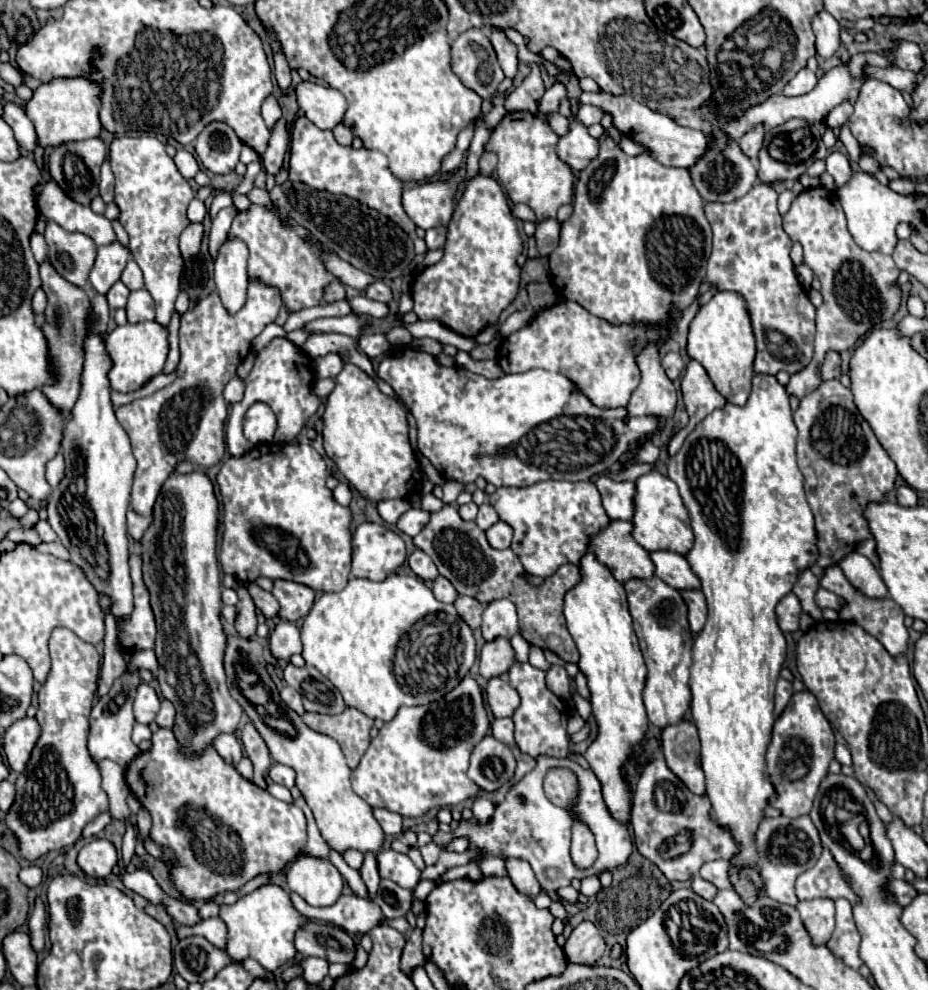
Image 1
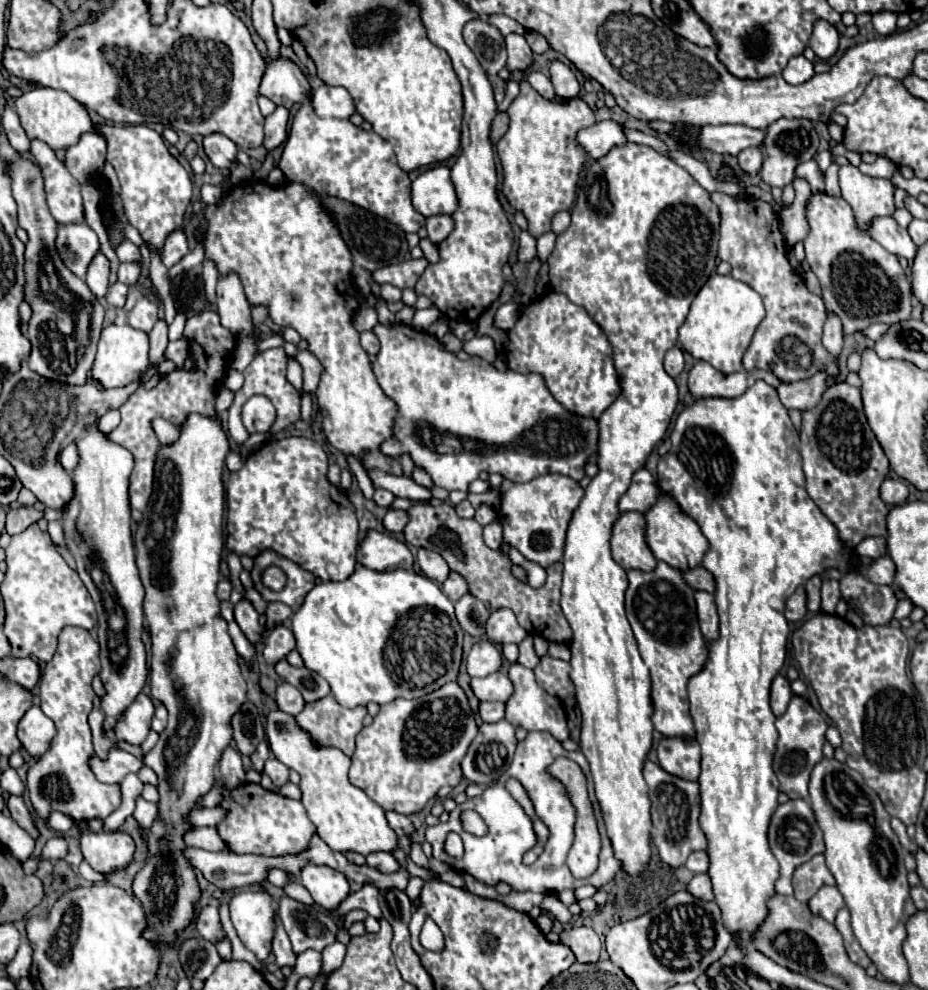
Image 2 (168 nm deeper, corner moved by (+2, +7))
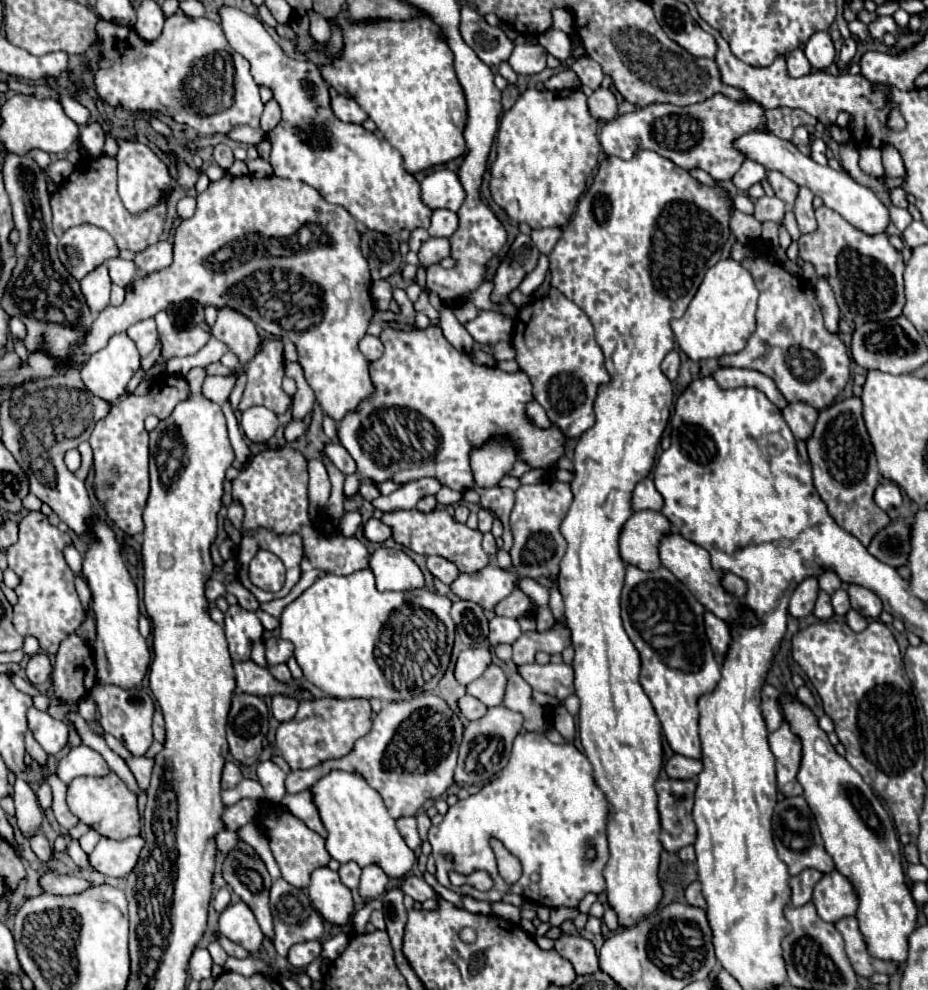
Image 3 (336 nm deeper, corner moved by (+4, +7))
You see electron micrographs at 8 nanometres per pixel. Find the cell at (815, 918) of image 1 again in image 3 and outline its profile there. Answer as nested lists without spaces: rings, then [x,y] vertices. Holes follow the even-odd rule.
[[[837,870],[823,874],[813,888],[813,904],[825,922],[837,922],[845,916],[853,916],[859,906],[853,884]]]

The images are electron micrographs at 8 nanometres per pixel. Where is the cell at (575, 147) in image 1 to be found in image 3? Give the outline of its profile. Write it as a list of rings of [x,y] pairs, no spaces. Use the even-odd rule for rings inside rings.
[[[713,94],[705,102],[675,106],[675,104],[649,104],[637,108],[635,112],[617,116],[607,122],[599,134],[599,142],[605,154],[631,160],[639,150],[657,152],[663,158],[669,158],[673,164],[693,170],[705,170],[715,182],[725,182],[735,176],[735,172],[745,162],[745,154],[739,152],[733,144],[747,132],[769,132],[765,120],[765,108],[755,100],[733,100],[723,94]]]

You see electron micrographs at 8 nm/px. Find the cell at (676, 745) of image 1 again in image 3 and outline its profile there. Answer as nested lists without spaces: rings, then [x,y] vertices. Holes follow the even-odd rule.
[[[675,754],[673,758],[667,760],[665,764],[665,772],[669,778],[679,778],[679,780],[691,780],[695,778],[699,772],[703,770],[701,760],[693,760],[693,758],[685,758]]]

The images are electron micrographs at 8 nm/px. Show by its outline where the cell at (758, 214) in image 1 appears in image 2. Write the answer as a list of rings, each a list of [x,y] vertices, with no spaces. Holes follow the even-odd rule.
[[[711,192],[711,200],[721,216],[719,260],[731,264],[731,276],[749,284],[763,298],[767,310],[743,356],[745,370],[771,370],[781,382],[795,382],[809,378],[819,366],[827,366],[829,378],[833,378],[837,374],[837,358],[831,358],[821,344],[827,310],[823,300],[807,290],[803,276],[791,268],[781,224],[773,206],[761,198],[735,198],[725,192]]]

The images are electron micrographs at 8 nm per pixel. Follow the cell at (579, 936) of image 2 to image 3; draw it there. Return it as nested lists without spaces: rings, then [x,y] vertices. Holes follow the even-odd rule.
[[[563,934],[555,942],[555,950],[559,952],[559,956],[563,956],[573,964],[577,974],[593,974],[599,970],[599,958],[595,946],[581,936]]]

